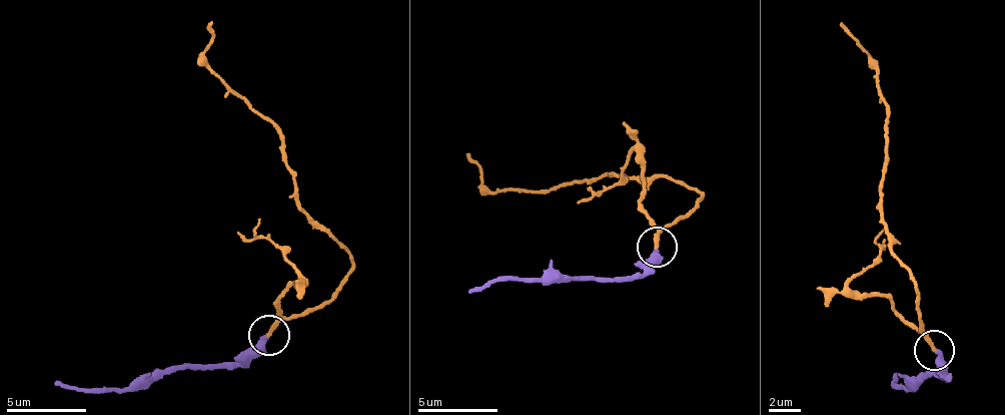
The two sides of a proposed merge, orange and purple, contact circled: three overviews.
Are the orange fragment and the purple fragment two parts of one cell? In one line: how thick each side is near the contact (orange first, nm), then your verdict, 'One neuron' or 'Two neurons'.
Thickness 280 nm (orange) against 360 nm. One neuron

